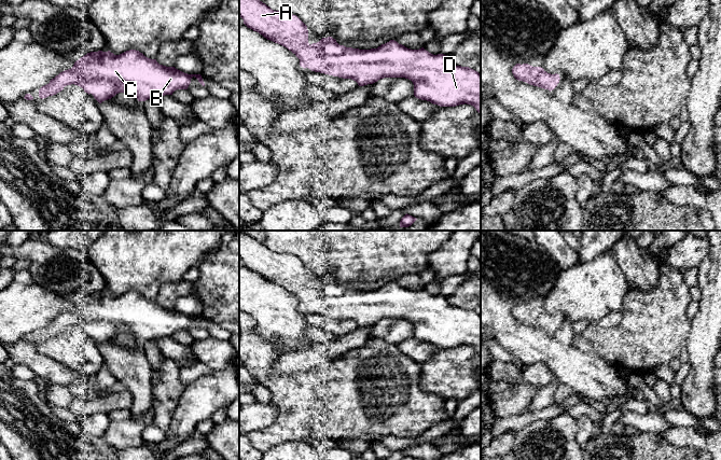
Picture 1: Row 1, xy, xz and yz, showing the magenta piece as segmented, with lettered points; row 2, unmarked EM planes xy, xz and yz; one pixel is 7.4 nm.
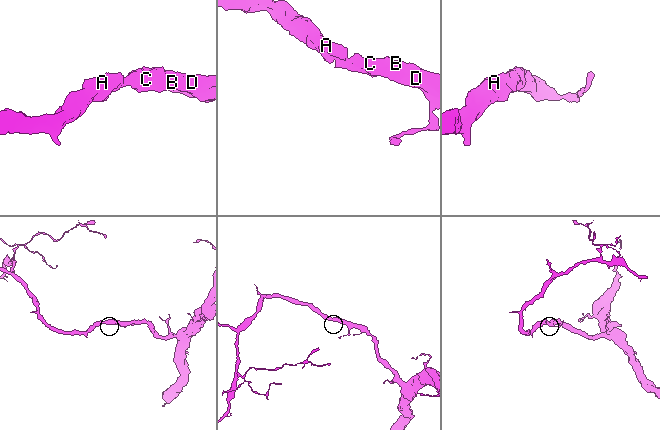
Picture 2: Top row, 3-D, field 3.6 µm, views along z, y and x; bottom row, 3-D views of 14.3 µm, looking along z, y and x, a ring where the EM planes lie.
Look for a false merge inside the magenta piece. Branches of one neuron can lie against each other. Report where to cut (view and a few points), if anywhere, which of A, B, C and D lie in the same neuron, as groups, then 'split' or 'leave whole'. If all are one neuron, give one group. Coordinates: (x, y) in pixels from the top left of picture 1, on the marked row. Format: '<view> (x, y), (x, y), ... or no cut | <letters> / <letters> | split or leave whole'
no cut | A B C D | leave whole

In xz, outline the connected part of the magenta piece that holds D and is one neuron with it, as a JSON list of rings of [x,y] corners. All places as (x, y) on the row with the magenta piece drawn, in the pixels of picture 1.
[[[239,0],[239,16],[248,28],[291,51],[304,69],[351,79],[359,86],[373,84],[384,78],[405,78],[413,82],[414,96],[418,99],[440,107],[467,103],[481,113],[481,73],[469,67],[452,64],[444,54],[433,55],[424,47],[411,50],[394,40],[371,50],[346,47],[332,37],[309,44],[307,26],[296,15],[274,11],[260,0]]]

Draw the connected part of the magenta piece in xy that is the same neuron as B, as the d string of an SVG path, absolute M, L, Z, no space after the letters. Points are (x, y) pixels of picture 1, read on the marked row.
M136 50L126 51L120 55L108 52L91 52L77 60L71 69L65 70L39 89L41 99L56 95L67 85L78 85L101 103L119 93L131 93L138 101L165 95L172 95L177 89L188 89L191 79L195 76L205 86L200 74L188 74L175 67L160 65L156 59L145 57Z

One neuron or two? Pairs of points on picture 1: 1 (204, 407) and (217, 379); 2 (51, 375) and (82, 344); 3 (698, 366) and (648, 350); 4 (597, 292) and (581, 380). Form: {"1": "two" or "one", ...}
{"1": "one", "2": "two", "3": "two", "4": "two"}

